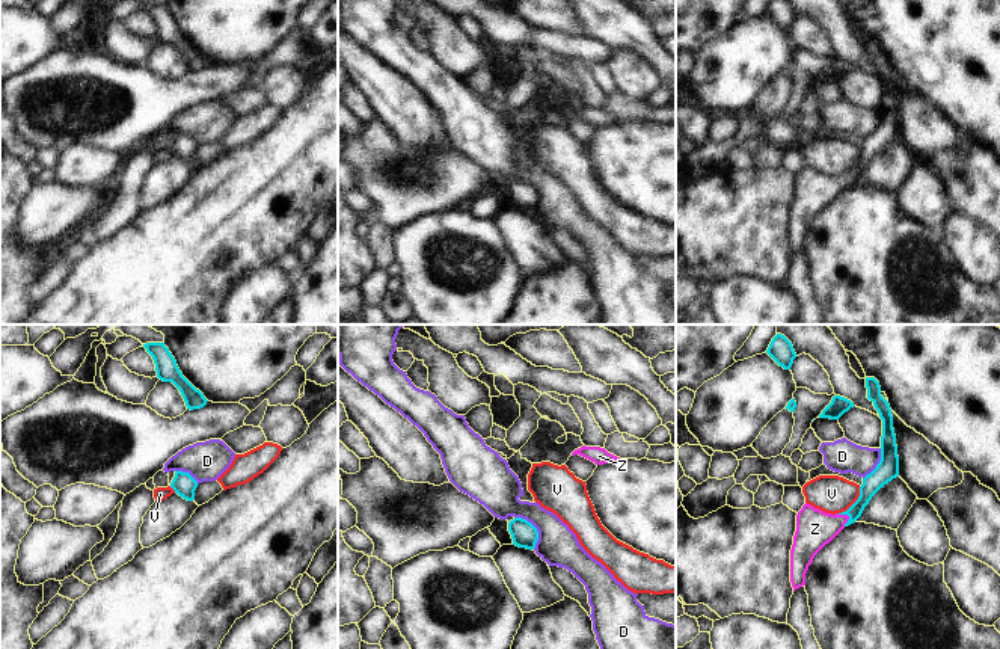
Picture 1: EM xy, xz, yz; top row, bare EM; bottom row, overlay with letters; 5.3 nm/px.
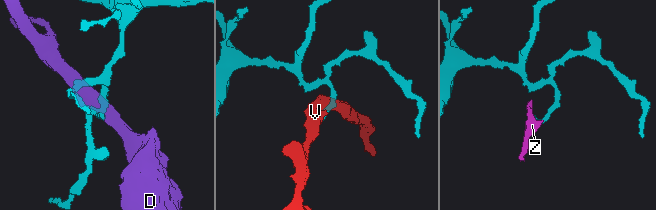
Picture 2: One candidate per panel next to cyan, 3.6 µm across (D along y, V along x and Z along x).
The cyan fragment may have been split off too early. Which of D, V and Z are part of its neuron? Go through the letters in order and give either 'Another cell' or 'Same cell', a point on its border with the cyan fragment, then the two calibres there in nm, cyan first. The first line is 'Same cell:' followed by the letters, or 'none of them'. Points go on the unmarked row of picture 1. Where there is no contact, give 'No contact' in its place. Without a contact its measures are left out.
Same cell: Z
D: Another cell. Touches cyan at xz (536, 190). Thickness 140 nm (cyan) against 220 nm
V: Another cell. Touches cyan at yz (855, 163). Thickness 120 nm (cyan) against 200 nm
Z: Same cell. Touches cyan at yz (848, 177). Thickness 100 nm (cyan) against 200 nm.

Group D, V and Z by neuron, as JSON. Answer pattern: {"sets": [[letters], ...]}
{"sets": [["D"], ["V"], ["Z"]]}

